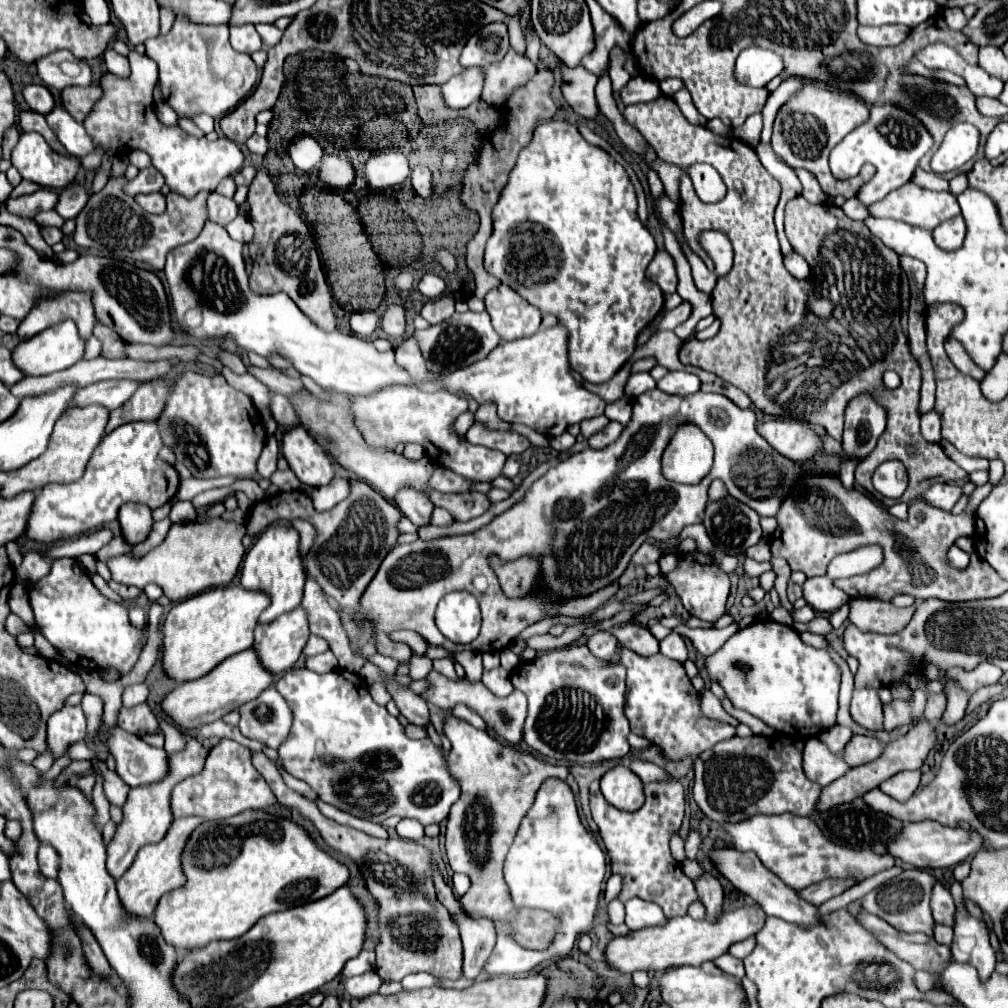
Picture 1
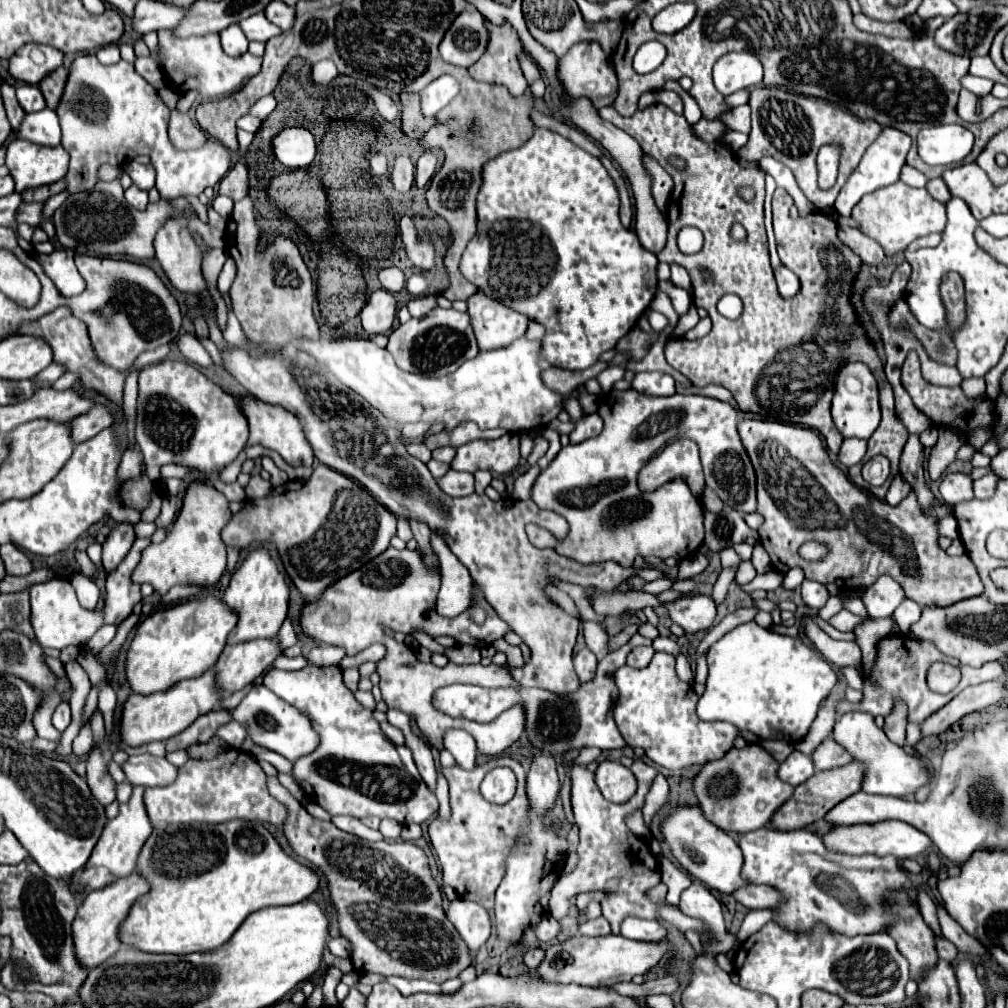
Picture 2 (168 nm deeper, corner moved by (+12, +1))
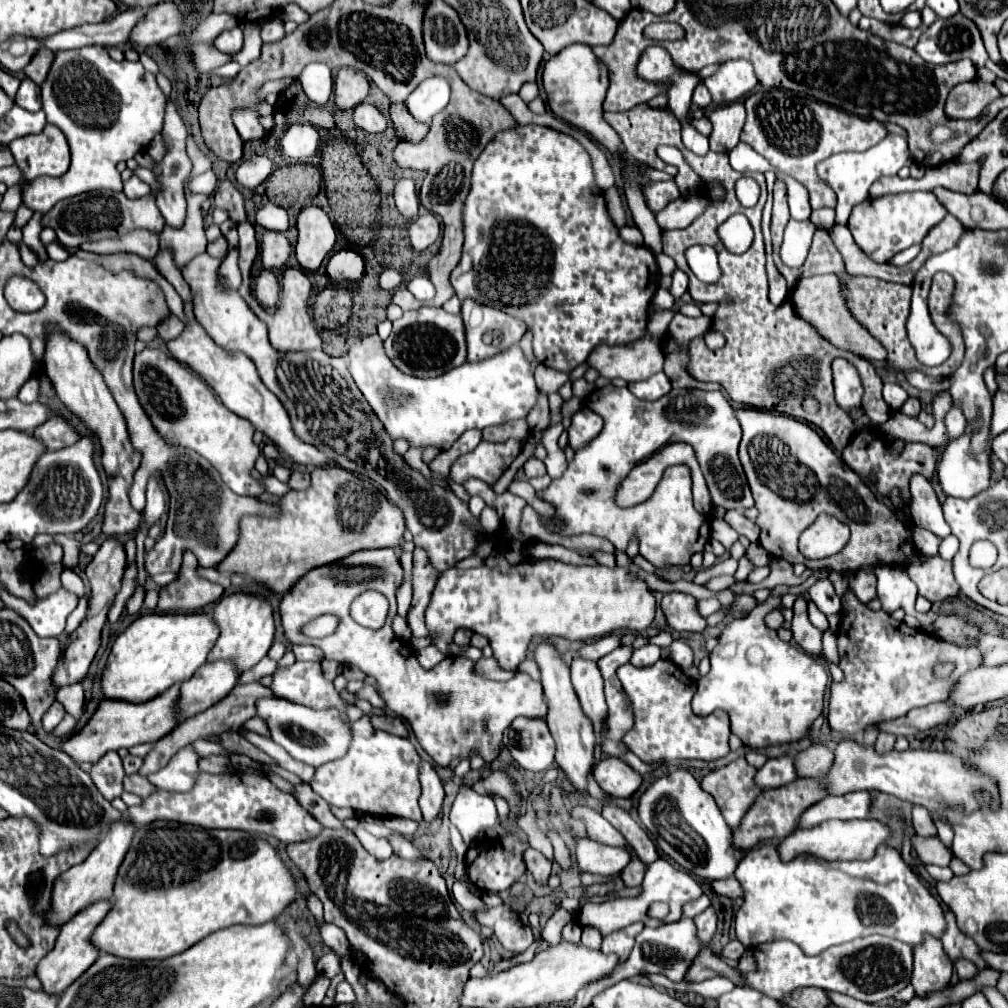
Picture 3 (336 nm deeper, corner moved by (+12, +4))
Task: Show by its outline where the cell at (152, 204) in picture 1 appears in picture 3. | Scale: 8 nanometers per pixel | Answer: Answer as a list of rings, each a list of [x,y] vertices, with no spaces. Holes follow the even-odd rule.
[[[132,176],[128,182],[124,182],[124,194],[128,198],[142,198],[150,194],[150,186],[146,182],[142,182],[138,176]]]

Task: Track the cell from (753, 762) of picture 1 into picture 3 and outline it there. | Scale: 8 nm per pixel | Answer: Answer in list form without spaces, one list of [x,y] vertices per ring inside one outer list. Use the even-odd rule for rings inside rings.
[[[738,758],[728,766],[706,774],[702,780],[702,788],[712,794],[732,830],[740,826],[756,798],[766,790],[754,782],[754,776],[756,768],[750,766],[744,758]]]

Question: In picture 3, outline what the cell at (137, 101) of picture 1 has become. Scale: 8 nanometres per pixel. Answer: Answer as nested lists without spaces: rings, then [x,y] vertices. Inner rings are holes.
[[[84,46],[76,50],[56,52],[54,64],[48,72],[46,82],[42,84],[42,110],[46,114],[48,124],[58,126],[72,152],[70,170],[60,178],[42,178],[24,186],[24,204],[36,212],[48,212],[58,200],[70,198],[90,190],[123,190],[121,174],[117,169],[118,162],[126,160],[126,156],[134,156],[140,150],[146,150],[154,136],[162,132],[164,124],[164,108],[168,104],[168,96],[158,88],[156,76],[146,72],[140,62],[116,62],[108,56],[104,46]]]

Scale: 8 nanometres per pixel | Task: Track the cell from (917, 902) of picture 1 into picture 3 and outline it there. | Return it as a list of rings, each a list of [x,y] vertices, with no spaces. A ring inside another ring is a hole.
[[[924,936],[922,944],[914,946],[914,972],[912,986],[916,996],[932,992],[932,988],[944,988],[954,974],[952,960],[942,950],[942,944],[934,936]]]

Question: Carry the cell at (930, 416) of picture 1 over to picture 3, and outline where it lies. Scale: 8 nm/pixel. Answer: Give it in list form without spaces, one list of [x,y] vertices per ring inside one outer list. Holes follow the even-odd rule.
[[[912,476],[910,496],[912,496],[910,514],[912,514],[914,524],[934,532],[940,538],[946,538],[950,534],[950,528],[942,516],[942,506],[938,502],[932,482],[924,476]]]

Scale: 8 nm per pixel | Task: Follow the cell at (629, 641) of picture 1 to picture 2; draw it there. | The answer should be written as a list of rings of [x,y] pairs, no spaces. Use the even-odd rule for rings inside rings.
[[[636,647],[628,655],[628,665],[630,667],[646,667],[652,661],[652,655],[654,655],[652,647]]]

